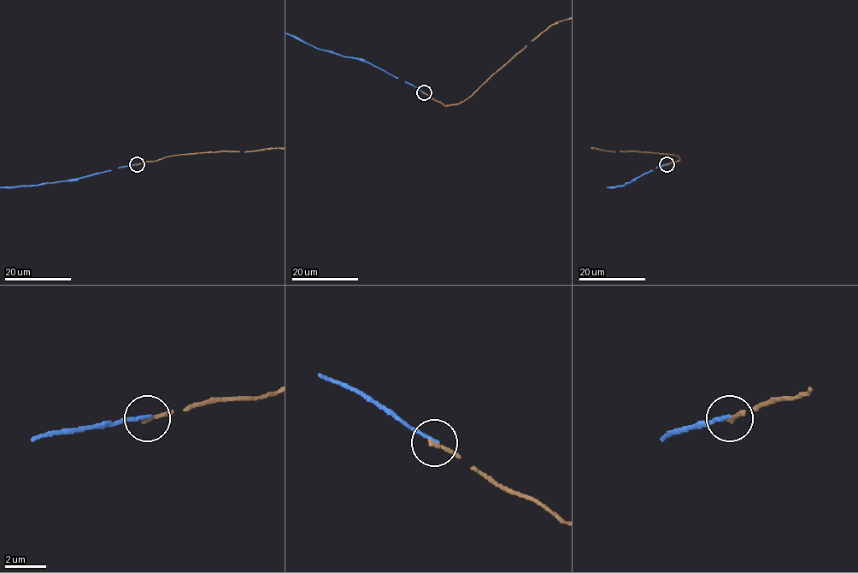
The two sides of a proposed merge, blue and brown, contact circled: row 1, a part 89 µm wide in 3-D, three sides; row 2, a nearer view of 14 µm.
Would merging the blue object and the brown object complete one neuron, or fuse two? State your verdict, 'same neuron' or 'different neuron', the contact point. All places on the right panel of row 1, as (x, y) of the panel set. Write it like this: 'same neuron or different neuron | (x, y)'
different neuron | (667, 164)

